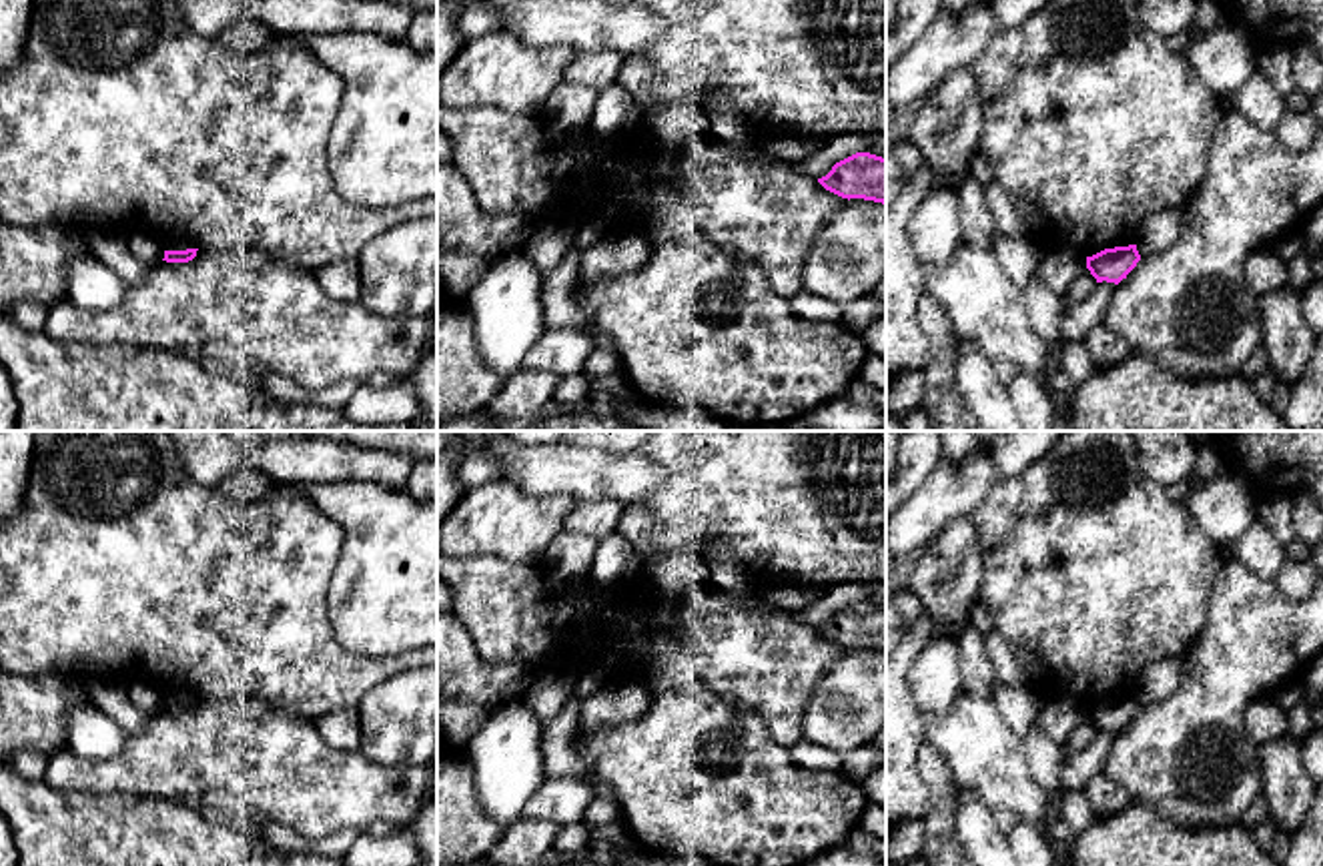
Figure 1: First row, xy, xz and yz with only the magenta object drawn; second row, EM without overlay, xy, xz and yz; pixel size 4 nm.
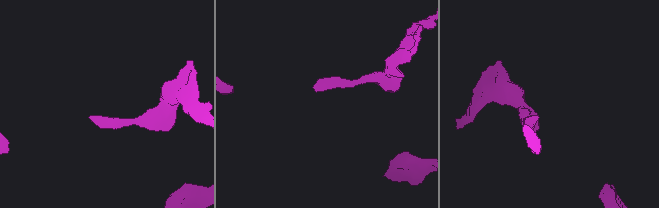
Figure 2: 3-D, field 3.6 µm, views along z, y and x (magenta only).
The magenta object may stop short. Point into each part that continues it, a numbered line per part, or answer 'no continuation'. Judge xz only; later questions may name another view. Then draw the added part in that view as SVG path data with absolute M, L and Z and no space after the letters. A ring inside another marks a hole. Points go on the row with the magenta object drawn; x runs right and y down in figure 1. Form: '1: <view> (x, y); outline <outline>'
no continuation

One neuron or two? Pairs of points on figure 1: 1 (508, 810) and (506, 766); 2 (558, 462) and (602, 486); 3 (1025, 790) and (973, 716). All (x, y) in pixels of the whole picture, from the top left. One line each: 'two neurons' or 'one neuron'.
1: one neuron
2: one neuron
3: one neuron

